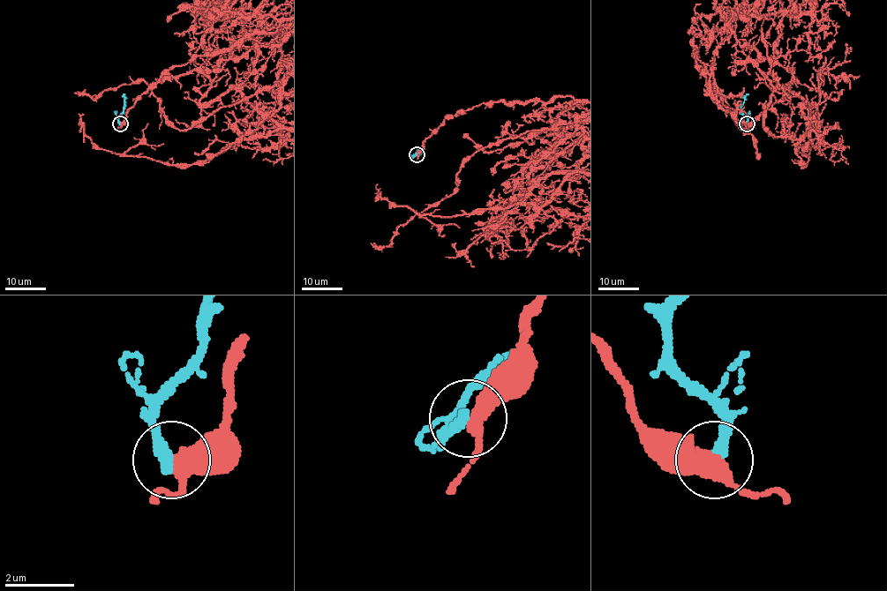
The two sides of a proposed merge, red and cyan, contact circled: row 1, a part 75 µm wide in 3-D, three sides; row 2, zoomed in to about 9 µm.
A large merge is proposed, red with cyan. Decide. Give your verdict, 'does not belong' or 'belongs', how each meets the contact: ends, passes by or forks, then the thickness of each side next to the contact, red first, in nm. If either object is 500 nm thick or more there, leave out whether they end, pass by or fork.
does not belong | red passes by | cyan ends | 380/380 nm

